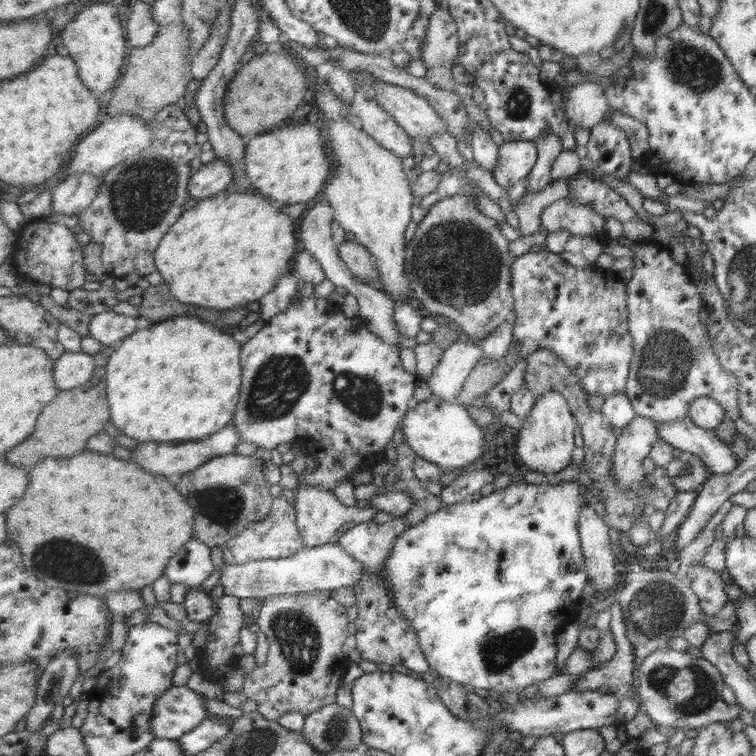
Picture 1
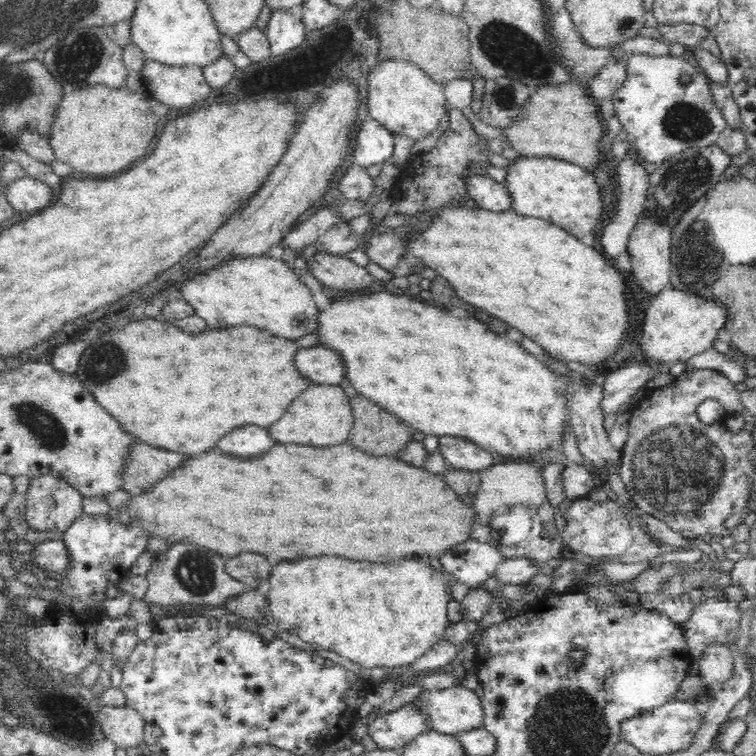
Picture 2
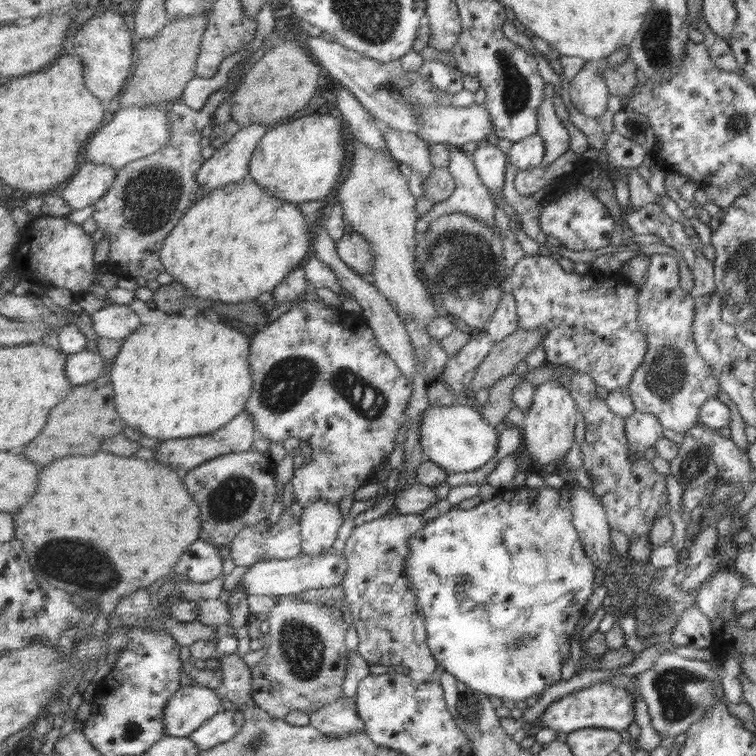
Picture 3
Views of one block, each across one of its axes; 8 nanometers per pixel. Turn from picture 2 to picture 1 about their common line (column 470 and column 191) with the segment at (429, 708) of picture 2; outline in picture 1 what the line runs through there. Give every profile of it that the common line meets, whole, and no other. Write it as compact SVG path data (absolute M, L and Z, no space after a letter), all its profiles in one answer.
M186 685L173 686L155 701L152 733L157 739L180 739L206 719L203 695Z

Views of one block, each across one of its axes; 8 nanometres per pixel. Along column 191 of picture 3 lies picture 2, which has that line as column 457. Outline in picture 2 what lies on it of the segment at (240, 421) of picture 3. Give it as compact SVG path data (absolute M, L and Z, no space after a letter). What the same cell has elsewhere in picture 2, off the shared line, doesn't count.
M439 437L439 452L454 469L481 471L494 464L490 452L462 437Z

